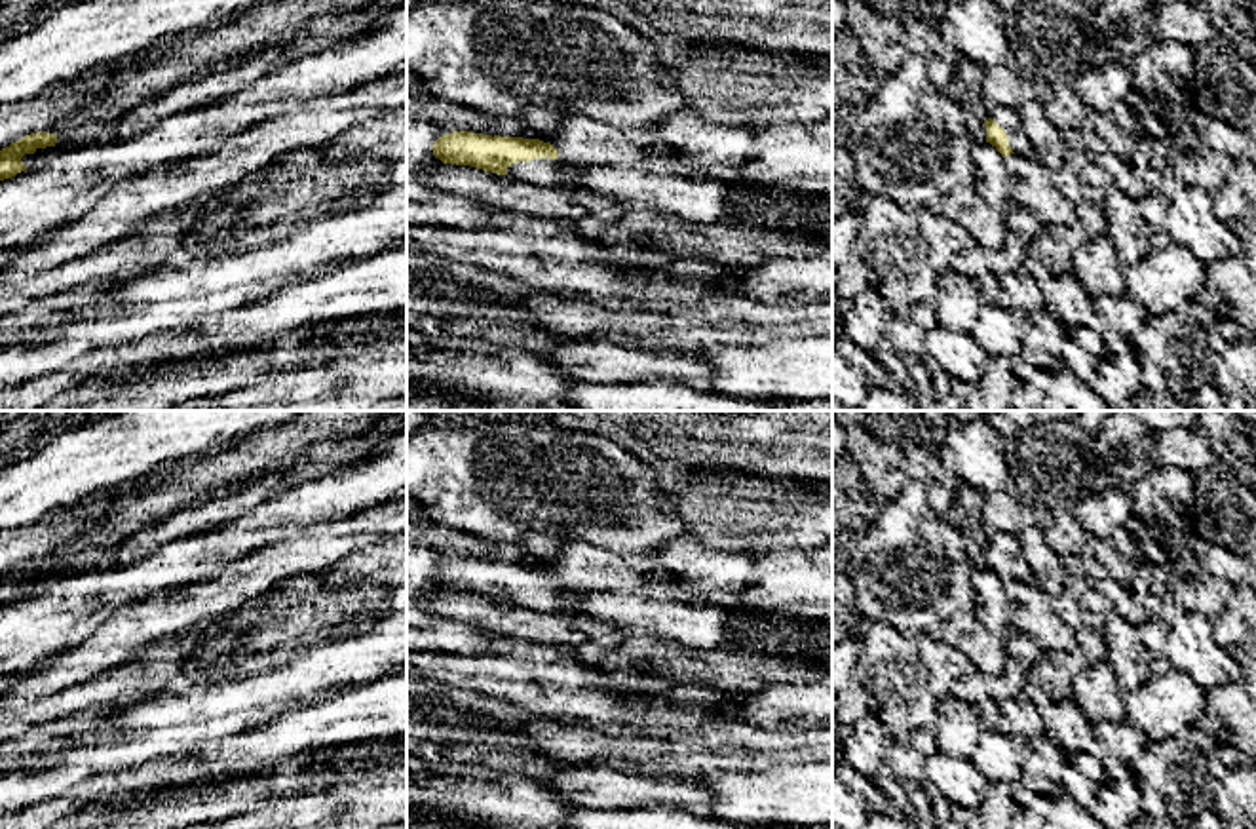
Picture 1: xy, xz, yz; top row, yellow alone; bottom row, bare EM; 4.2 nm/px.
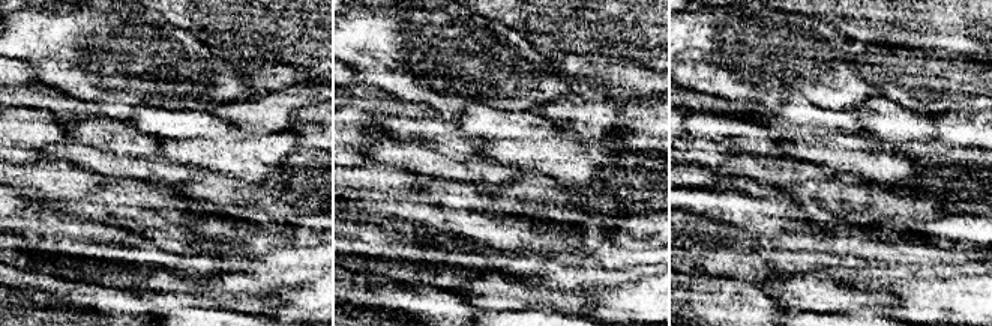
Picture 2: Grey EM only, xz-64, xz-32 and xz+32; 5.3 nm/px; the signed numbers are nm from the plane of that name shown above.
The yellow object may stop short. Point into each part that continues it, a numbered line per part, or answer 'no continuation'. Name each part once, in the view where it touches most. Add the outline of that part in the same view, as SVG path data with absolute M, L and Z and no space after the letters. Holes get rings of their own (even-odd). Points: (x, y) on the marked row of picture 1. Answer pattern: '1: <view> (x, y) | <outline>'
1: xz (557, 173) | M536 158L530 162L515 162L507 167L507 175L540 186L566 188L572 186L576 165L564 158Z

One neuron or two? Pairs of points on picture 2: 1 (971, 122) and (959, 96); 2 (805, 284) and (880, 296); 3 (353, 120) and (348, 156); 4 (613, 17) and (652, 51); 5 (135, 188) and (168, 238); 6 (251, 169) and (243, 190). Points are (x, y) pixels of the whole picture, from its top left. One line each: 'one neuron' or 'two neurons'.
1: two neurons
2: one neuron
3: one neuron
4: one neuron
5: one neuron
6: two neurons

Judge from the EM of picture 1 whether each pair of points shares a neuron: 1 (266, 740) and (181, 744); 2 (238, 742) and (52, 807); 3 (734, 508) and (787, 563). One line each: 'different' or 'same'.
1: different
2: same
3: different

